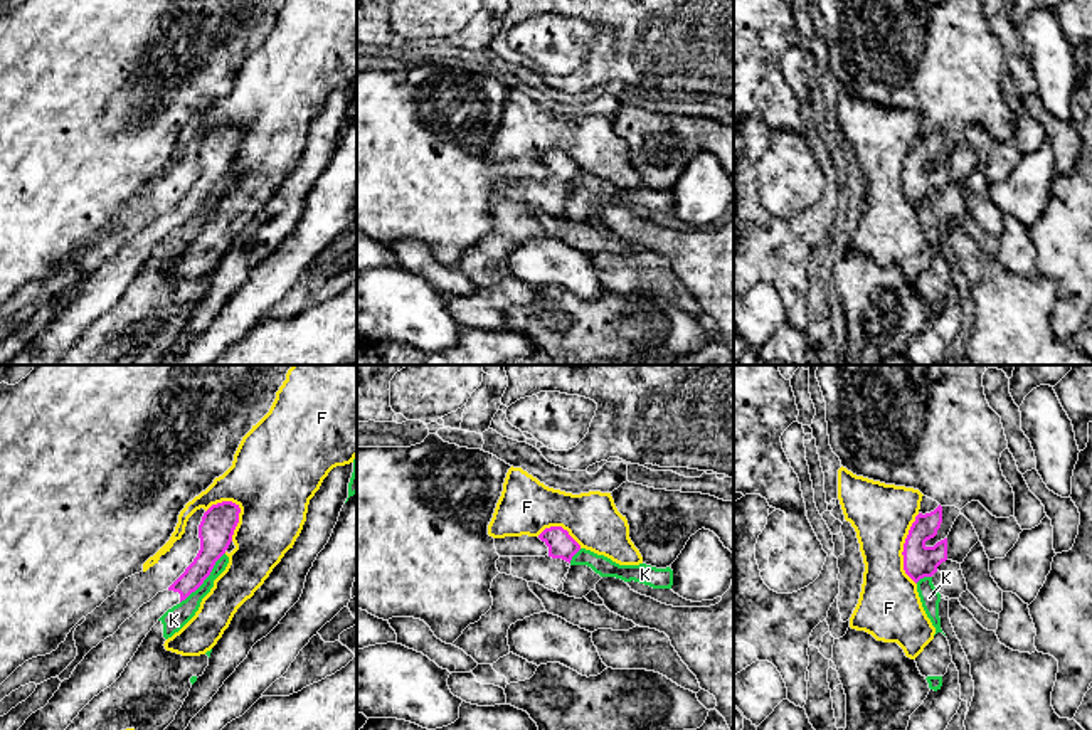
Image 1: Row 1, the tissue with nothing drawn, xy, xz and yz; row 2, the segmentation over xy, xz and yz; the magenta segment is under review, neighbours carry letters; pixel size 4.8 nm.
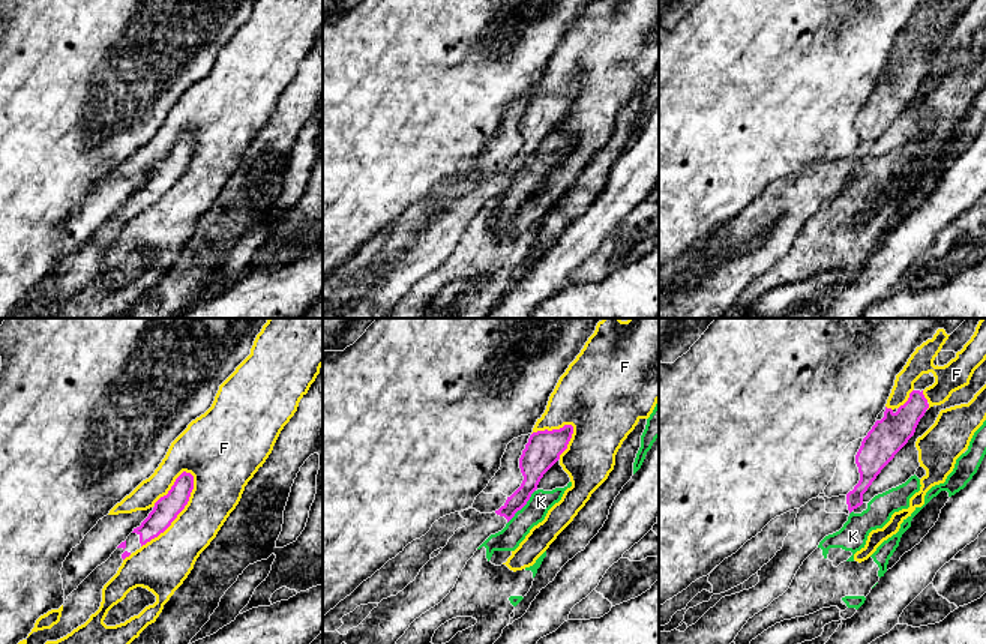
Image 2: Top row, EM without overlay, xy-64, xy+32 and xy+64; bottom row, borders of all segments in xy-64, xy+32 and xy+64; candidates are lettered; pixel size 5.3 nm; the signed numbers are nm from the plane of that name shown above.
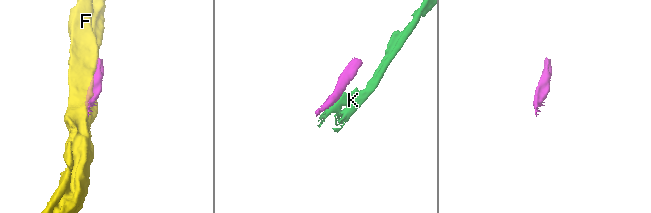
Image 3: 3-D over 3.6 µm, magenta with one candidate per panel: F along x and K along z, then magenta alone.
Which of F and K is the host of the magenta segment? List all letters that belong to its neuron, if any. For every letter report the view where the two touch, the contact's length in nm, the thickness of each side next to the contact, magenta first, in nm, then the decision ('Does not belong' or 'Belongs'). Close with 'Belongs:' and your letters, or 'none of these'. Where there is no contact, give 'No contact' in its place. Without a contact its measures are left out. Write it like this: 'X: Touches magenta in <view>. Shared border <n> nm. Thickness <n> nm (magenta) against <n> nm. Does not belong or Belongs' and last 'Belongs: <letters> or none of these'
F: Touches magenta in yz. Shared border 340 nm. Thickness 160 nm (magenta) against 300 nm. Does not belong
K: Touches magenta in xy. Shared border 320 nm. Thickness 170 nm (magenta) against 110 nm. Does not belong
Belongs: none of these

